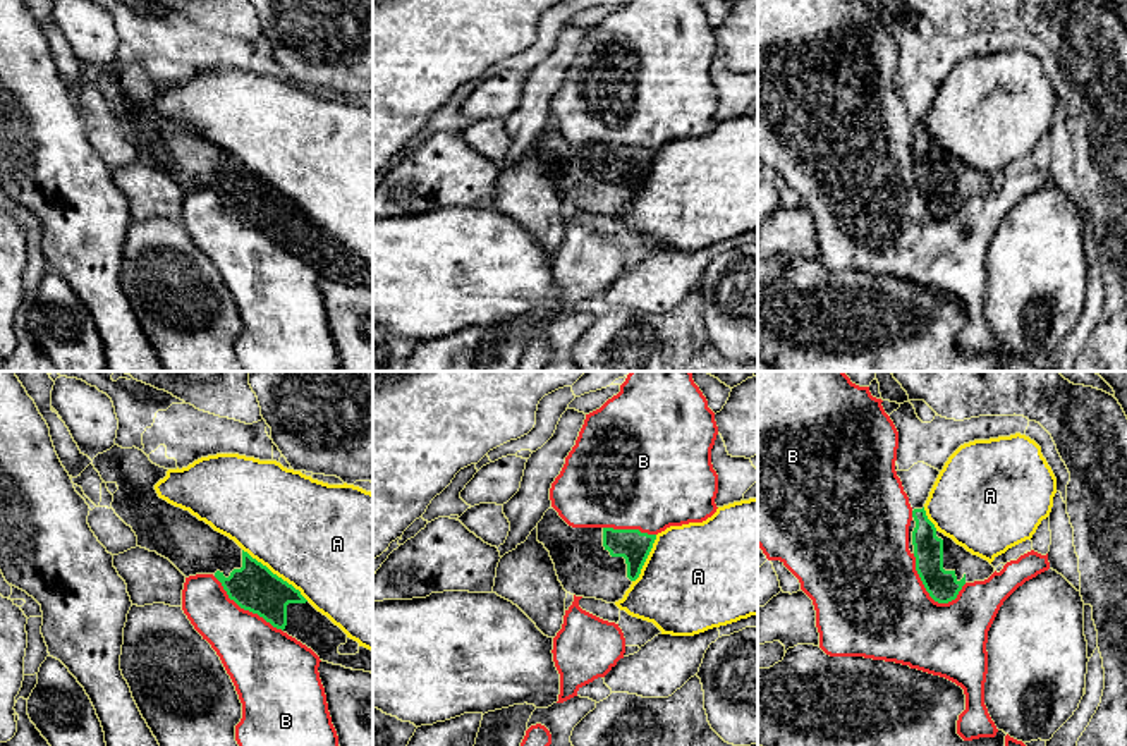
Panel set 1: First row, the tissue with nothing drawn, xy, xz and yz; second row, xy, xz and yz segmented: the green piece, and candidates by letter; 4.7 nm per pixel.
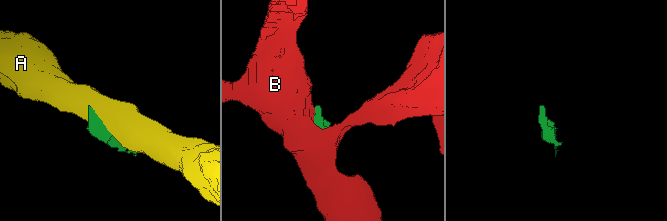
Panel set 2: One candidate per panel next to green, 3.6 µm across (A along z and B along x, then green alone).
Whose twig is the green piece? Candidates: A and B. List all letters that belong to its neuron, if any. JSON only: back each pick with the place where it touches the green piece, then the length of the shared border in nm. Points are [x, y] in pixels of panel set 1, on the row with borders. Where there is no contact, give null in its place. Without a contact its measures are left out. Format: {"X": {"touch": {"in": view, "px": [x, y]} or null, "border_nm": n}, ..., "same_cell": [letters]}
{"same_cell": []}

